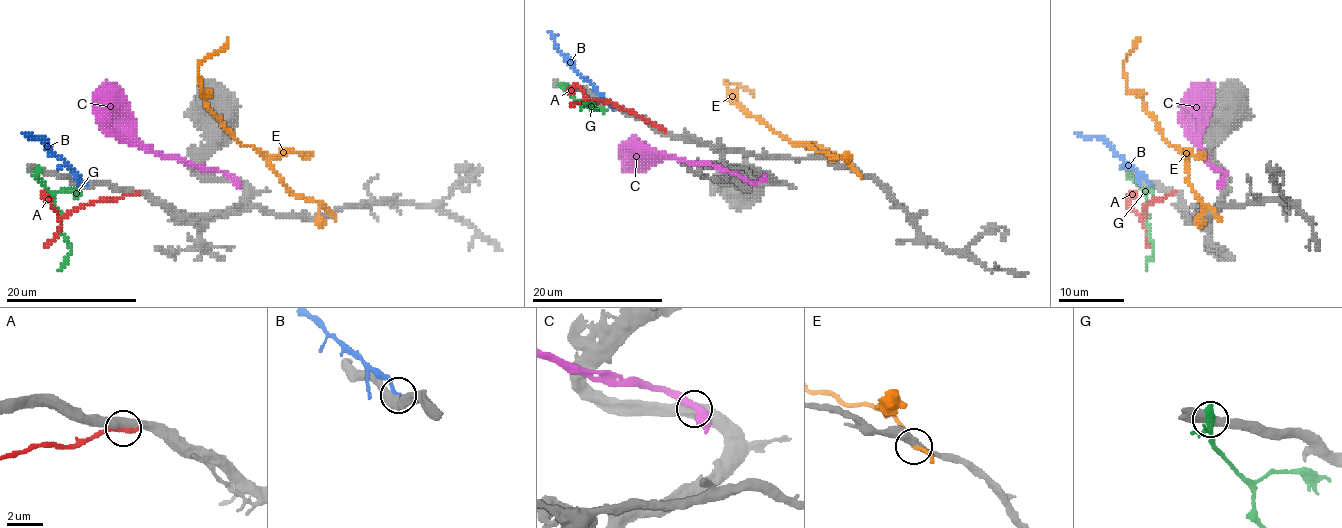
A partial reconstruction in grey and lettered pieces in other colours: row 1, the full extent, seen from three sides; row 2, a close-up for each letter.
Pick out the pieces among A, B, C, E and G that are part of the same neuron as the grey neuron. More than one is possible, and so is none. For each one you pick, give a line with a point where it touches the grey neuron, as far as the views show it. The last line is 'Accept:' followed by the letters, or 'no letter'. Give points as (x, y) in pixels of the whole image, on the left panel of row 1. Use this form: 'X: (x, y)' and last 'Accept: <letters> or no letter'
Accept: no letter

